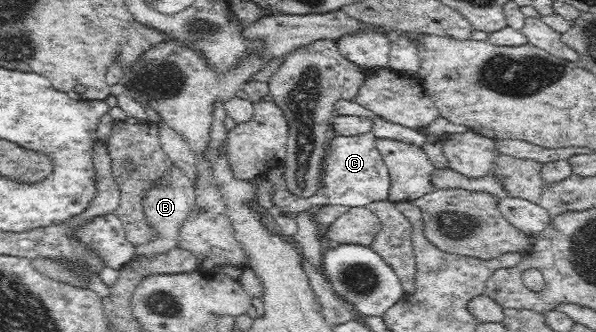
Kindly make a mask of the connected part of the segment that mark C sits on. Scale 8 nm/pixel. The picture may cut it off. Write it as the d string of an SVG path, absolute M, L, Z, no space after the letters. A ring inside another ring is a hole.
M337 115L330 126L331 132L326 147L326 160L319 177L318 192L313 197L299 198L285 191L282 181L282 166L272 168L266 175L270 179L274 194L272 203L282 213L291 215L301 209L316 209L323 205L340 203L349 207L363 207L375 201L385 201L390 196L390 175L388 167L377 150L377 139L373 136L374 120L371 117Z

